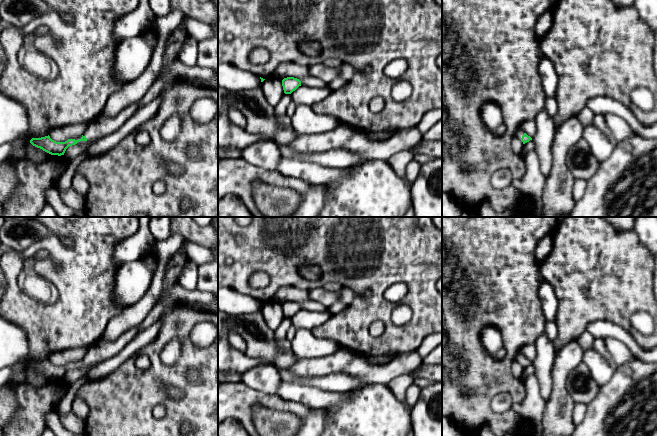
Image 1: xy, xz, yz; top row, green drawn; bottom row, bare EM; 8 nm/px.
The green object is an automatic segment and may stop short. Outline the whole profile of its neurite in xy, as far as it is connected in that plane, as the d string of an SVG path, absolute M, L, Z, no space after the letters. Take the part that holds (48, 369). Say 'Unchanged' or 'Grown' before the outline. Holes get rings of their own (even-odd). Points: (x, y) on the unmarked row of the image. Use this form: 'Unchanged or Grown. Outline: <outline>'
Grown. Outline: M140 325L127 330L115 341L106 341L101 337L88 348L86 355L78 365L68 363L65 366L56 366L48 359L41 362L32 362L30 367L51 379L64 379L69 370L80 365L97 364L117 355L139 333L139 327Z

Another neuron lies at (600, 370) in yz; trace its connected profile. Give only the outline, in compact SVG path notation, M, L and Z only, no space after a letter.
M594 349L583 353L583 363L588 367L594 381L599 385L605 385L611 378L613 370L607 361Z

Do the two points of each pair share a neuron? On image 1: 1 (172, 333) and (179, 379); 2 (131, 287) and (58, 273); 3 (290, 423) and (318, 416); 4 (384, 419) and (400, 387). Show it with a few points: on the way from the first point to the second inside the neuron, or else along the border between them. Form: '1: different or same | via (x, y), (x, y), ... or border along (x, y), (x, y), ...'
1: same | via (185, 341), (186, 361), (182, 366)
2: different | border along (122, 265), (114, 286), (115, 300), (121, 307)
3: different | border along (280, 411), (296, 414), (301, 419), (301, 425)
4: different | border along (385, 384), (409, 411)

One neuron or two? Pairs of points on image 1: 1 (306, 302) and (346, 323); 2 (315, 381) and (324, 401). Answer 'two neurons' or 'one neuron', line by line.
1: two neurons
2: two neurons

